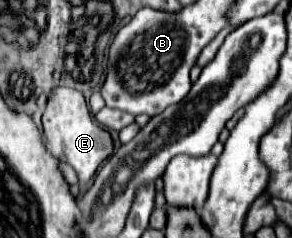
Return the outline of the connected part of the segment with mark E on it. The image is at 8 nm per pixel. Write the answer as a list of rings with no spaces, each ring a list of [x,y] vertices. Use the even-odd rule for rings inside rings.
[[[55,88],[49,96],[47,108],[43,112],[43,130],[45,130],[45,146],[51,154],[57,156],[57,144],[61,144],[61,156],[67,164],[71,164],[77,172],[79,184],[85,186],[95,176],[101,162],[105,162],[113,154],[113,140],[109,132],[99,126],[99,122],[91,116],[87,102],[79,90],[73,88]]]

